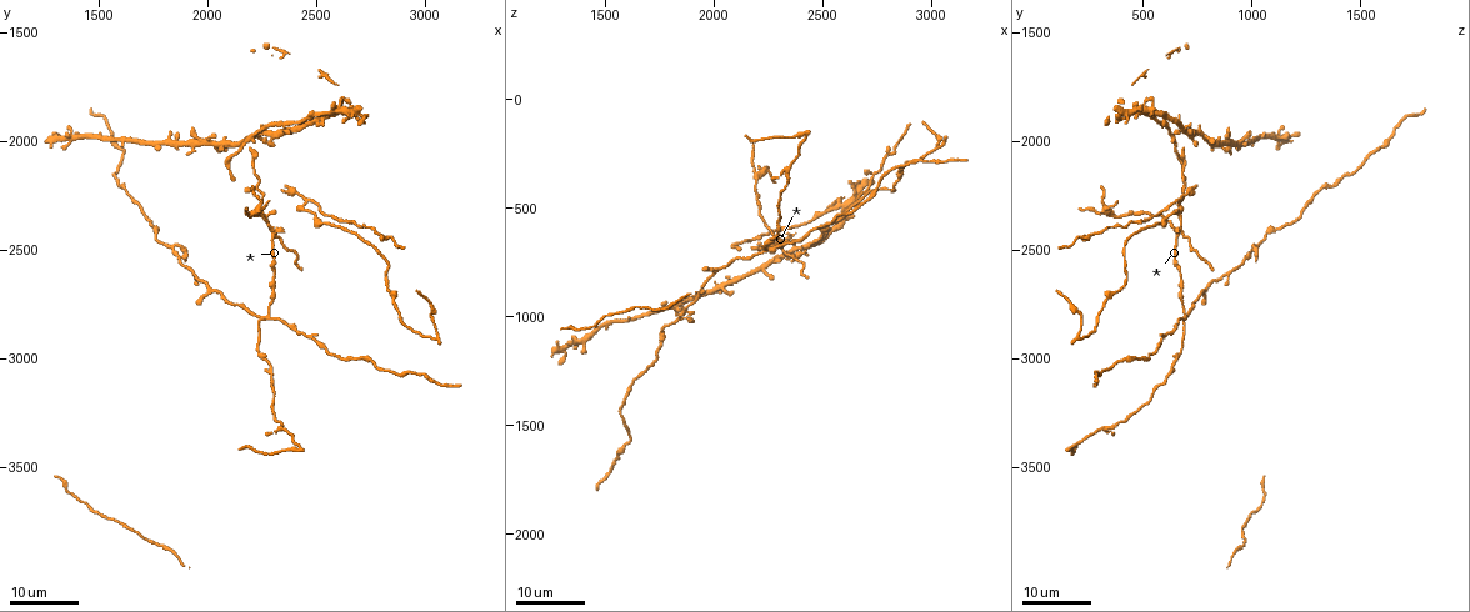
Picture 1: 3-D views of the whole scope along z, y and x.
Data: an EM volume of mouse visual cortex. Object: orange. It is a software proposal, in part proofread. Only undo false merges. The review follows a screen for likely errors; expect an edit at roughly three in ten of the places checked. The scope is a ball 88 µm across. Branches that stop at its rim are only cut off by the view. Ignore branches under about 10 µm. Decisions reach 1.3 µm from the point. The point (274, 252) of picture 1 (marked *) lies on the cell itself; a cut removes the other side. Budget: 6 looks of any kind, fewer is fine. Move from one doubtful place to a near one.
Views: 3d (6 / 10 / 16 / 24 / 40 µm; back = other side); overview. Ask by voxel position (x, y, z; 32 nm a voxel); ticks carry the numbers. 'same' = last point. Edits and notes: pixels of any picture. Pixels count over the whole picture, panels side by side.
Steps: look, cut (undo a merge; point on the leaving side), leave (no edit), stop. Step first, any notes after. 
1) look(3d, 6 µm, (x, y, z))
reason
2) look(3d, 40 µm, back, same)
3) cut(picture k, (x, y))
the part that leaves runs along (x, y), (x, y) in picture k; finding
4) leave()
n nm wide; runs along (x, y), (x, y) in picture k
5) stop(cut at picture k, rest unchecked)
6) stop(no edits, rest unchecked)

look(3d, 16 µm, (2460, 2280, 680))
a fork

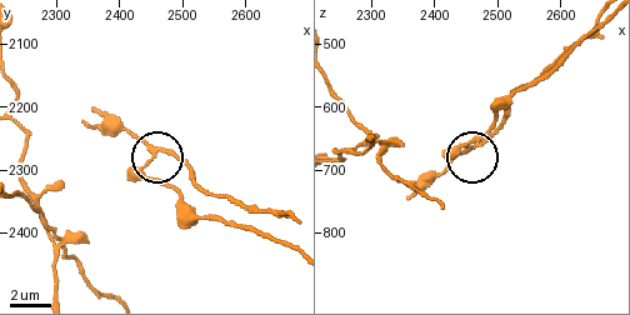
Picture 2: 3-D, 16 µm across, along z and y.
look(3d, 6 µm, (2455, 2275, 660))
zoom in

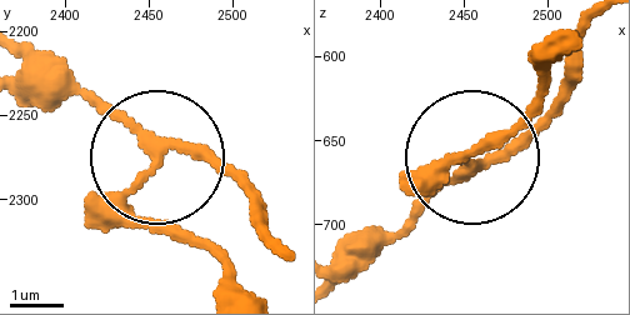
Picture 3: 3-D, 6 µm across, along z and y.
cut(picture 3, (179, 151))
190 nm wide; the part that leaves runs along (126, 205), (189, 155), (283, 245) in picture 3; a second cell is stuck on

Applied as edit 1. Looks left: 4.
look(3d, 24 µm, (1870, 2540, 970))
side arm on a straight run

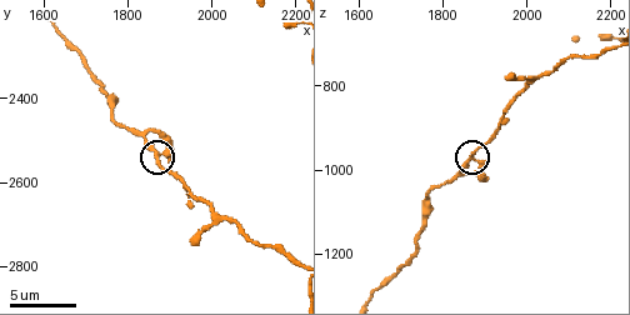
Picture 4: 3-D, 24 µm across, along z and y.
look(3d, 6 µm, (1865, 2540, 965))

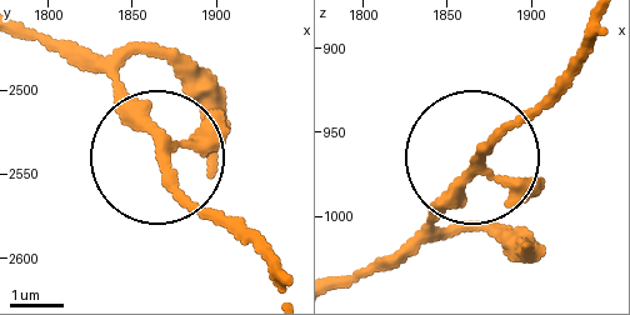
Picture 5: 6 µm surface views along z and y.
leave()
3 arms; all the same cell

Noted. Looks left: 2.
look(3d, 16 µm, (2320, 3330, 340))
three arms meet

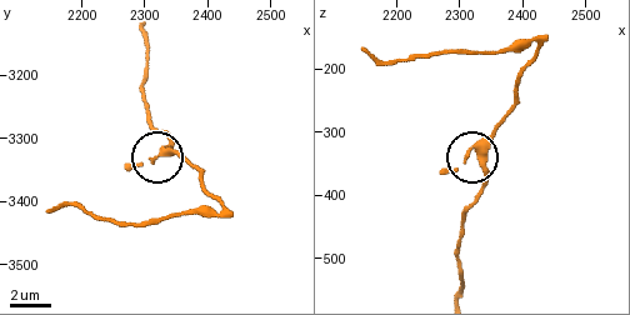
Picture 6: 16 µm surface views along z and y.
look(3d, 10 µm, (2320, 3325, 325))

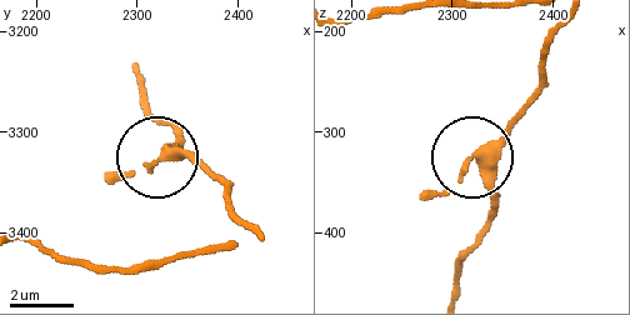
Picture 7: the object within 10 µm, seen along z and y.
leave()
3 arms; all the same cell

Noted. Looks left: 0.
stop(cut at picture 3, rest unchecked)

